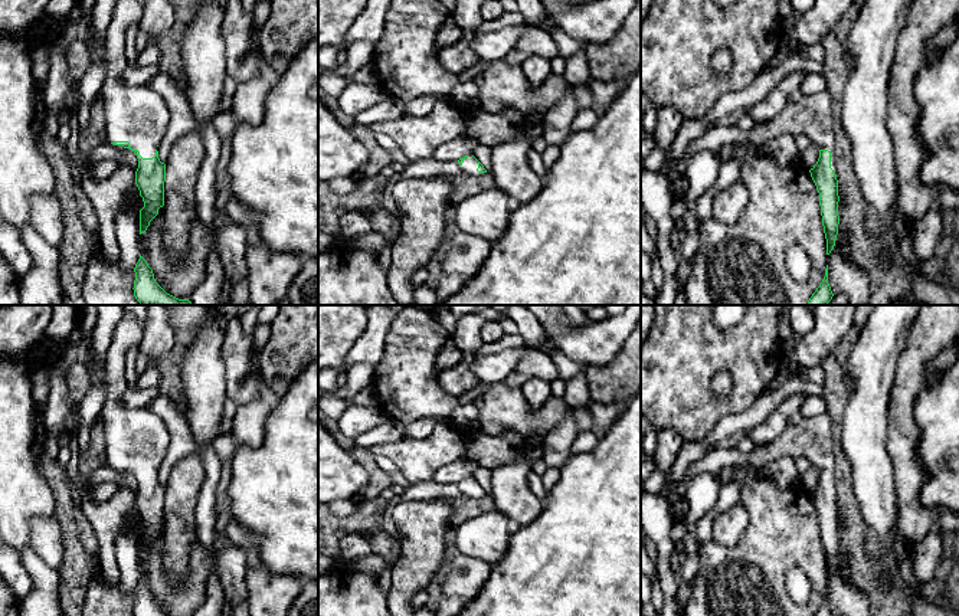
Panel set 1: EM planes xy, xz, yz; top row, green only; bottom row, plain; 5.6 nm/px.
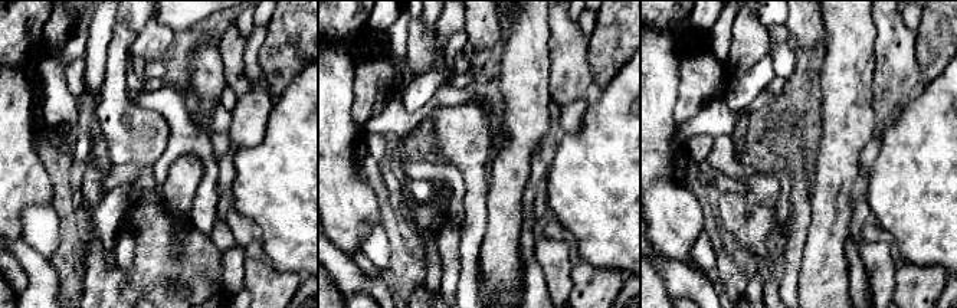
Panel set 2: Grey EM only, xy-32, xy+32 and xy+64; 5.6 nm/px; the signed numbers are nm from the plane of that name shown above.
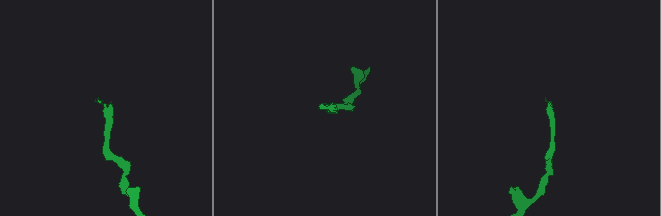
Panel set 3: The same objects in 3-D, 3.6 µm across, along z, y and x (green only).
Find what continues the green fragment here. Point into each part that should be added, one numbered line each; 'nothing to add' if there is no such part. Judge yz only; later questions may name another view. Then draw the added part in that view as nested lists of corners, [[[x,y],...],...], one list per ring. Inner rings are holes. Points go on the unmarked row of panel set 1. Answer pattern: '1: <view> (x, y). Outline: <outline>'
1: yz (811, 438). Outline: [[[824,415],[802,419],[798,425],[788,425],[770,443],[756,446],[750,453],[714,446],[706,456],[687,468],[685,479],[698,474],[719,474],[726,466],[753,465],[765,471],[772,462],[789,456],[805,456],[819,472],[831,475],[831,491],[837,494],[834,481],[834,450],[831,435],[831,416]]]

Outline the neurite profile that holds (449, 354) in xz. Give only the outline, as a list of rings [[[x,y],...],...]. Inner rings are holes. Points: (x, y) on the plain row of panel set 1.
[[[448,338],[444,344],[436,360],[436,371],[442,371],[459,363],[462,360],[462,351],[455,345],[455,343]]]

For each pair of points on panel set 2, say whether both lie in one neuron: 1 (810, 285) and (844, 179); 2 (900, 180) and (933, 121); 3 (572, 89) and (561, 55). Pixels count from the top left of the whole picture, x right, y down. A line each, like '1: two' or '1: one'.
1: one
2: one
3: one

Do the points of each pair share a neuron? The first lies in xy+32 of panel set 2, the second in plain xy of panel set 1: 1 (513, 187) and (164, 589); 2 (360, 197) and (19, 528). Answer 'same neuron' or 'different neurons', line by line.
1: different neurons
2: same neuron

